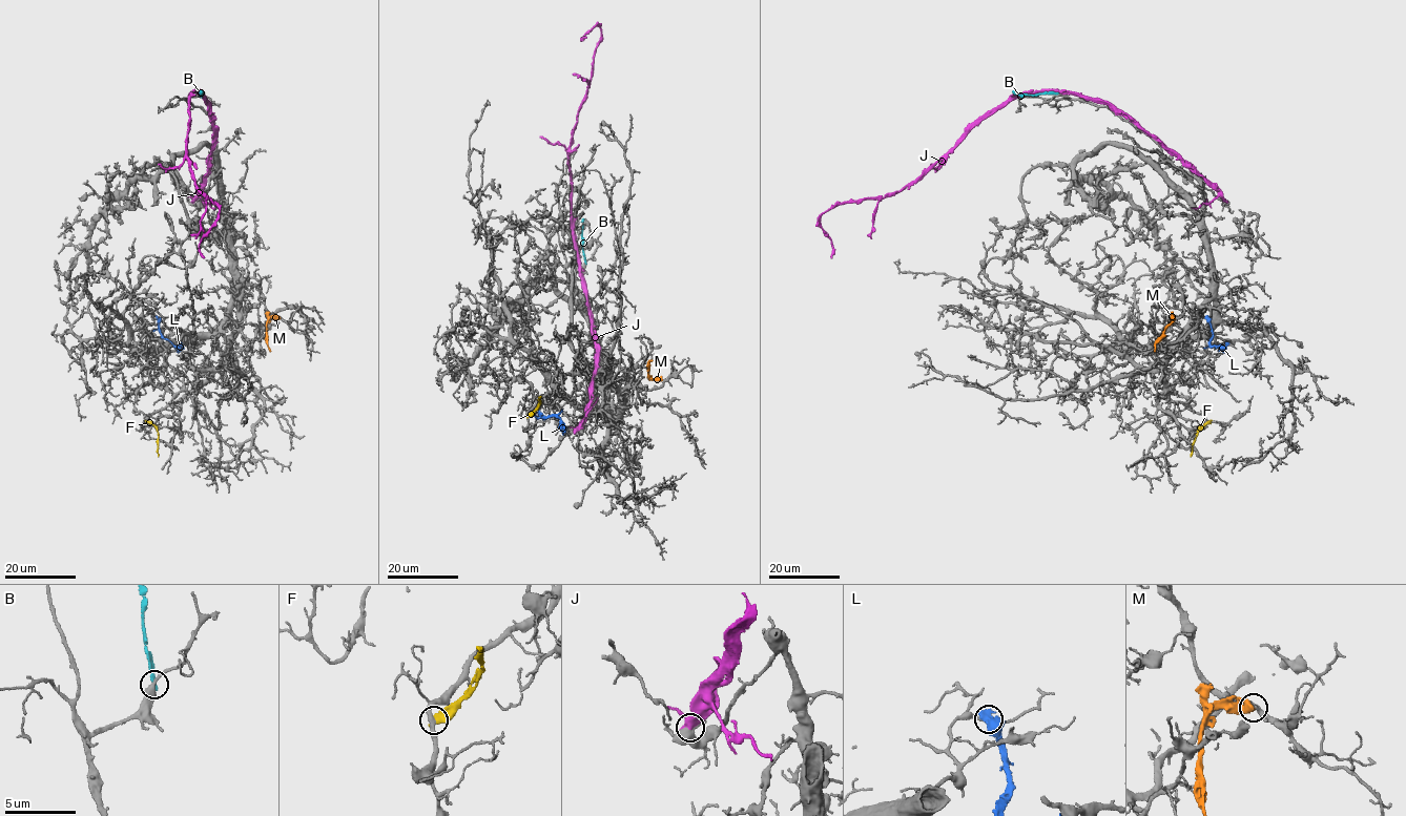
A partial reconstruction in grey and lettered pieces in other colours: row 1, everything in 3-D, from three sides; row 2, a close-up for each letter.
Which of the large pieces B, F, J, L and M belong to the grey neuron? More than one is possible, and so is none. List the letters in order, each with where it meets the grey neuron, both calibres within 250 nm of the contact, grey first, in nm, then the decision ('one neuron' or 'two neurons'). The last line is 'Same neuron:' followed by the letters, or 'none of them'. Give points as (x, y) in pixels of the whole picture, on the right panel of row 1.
B: meets grey at (1056, 93); 460 nm thick on the grey side, 280 nm on the other; two neurons
F: meets grey at (1210, 421); 360 nm thick on the grey side, 460 nm on the other; two neurons
J: meets grey at (1224, 201); 500 nm thick on the grey side, 550 nm on the other; two neurons
L: meets grey at (1207, 318); 180 nm thick on the grey side, 800 nm on the other; two neurons
M: meets grey at (1174, 317); 220 nm thick on the grey side, 600 nm on the other; two neurons
Same neuron: none of them

